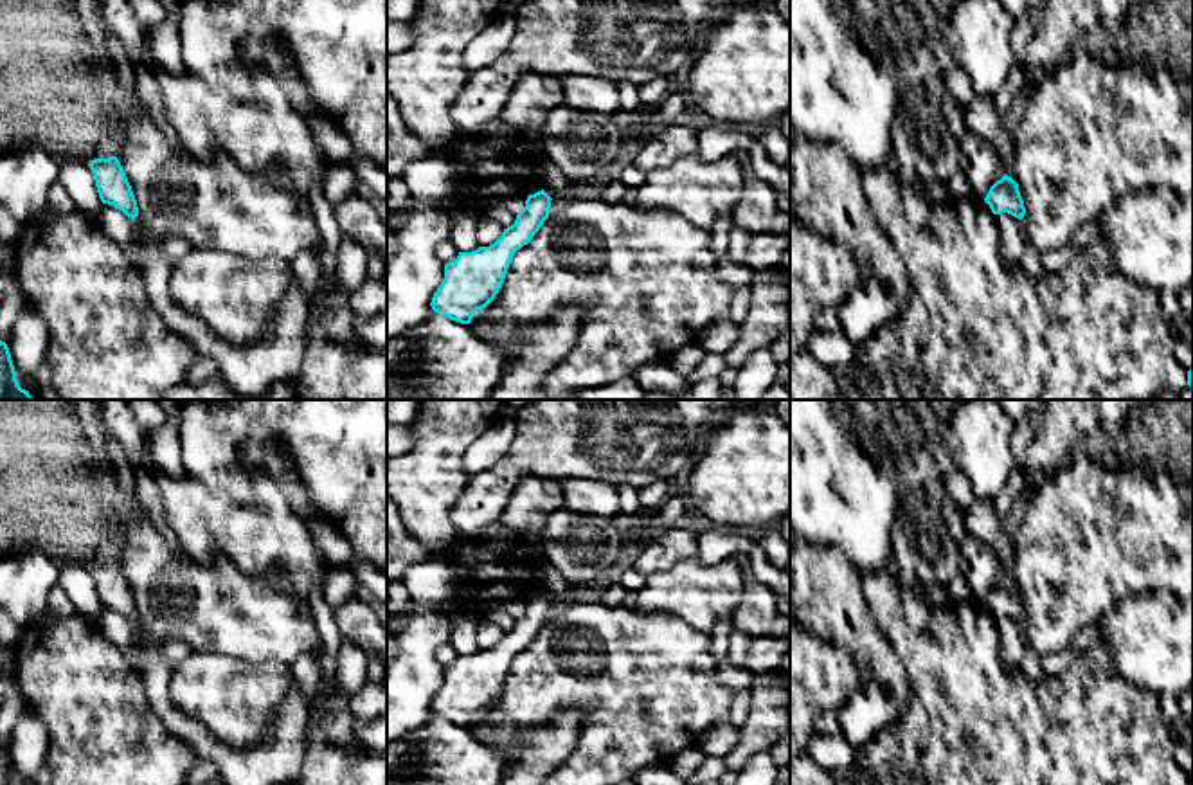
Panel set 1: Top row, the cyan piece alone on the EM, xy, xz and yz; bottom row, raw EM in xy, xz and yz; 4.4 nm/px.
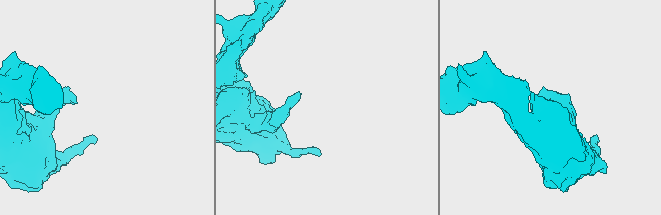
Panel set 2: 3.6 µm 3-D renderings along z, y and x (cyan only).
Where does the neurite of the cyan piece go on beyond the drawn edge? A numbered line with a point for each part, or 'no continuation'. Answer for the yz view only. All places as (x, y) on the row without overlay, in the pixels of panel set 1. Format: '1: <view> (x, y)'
no continuation

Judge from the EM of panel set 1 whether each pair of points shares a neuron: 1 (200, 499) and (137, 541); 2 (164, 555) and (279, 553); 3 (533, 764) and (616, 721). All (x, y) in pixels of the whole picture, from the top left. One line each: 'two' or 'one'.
1: two
2: two
3: two

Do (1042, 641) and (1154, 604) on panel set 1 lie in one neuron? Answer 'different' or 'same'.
different

